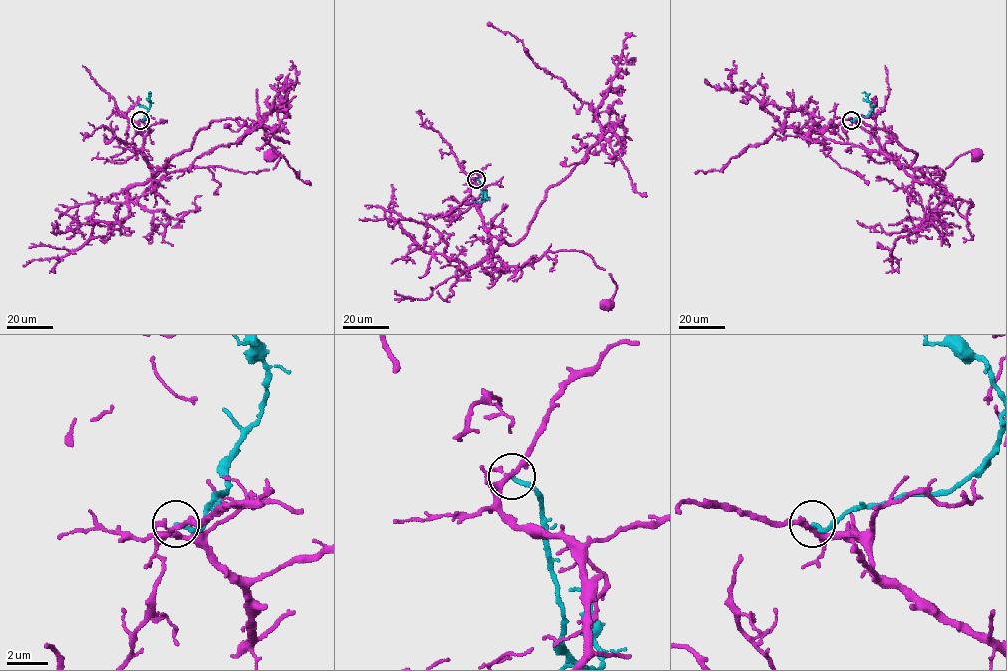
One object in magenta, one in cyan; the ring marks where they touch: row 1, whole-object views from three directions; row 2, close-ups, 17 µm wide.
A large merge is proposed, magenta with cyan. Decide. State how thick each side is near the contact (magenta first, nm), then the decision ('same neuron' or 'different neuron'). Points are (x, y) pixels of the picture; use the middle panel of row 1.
260 nm thick on the magenta side, 200 nm on the other; different neuron

